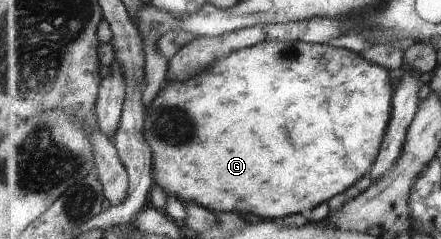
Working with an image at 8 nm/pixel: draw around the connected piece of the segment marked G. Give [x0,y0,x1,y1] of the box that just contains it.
[143,41,395,219]

